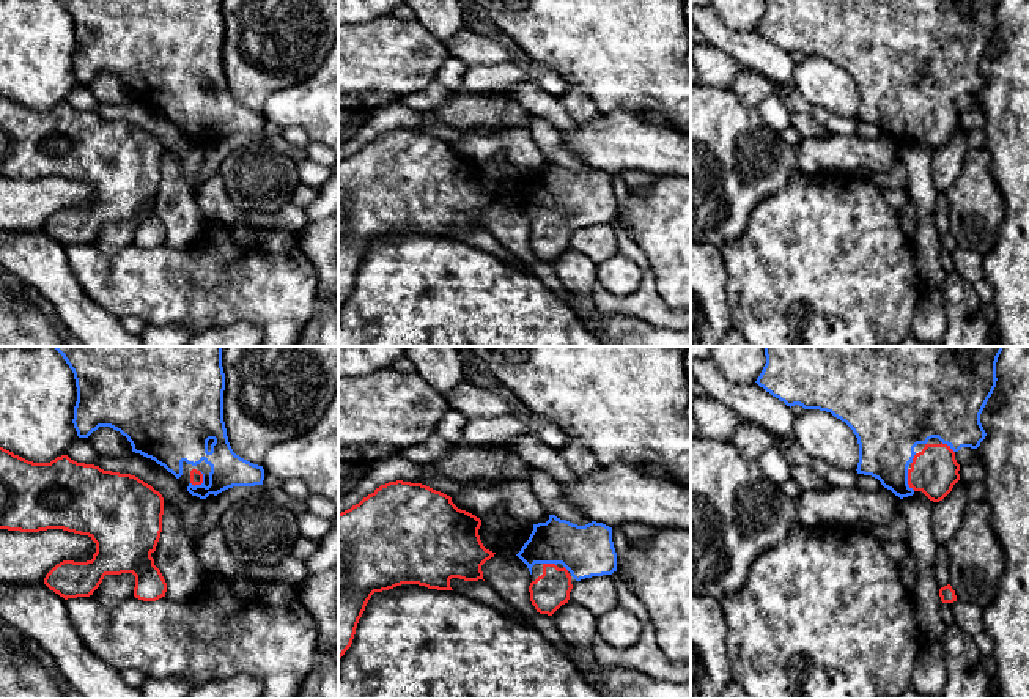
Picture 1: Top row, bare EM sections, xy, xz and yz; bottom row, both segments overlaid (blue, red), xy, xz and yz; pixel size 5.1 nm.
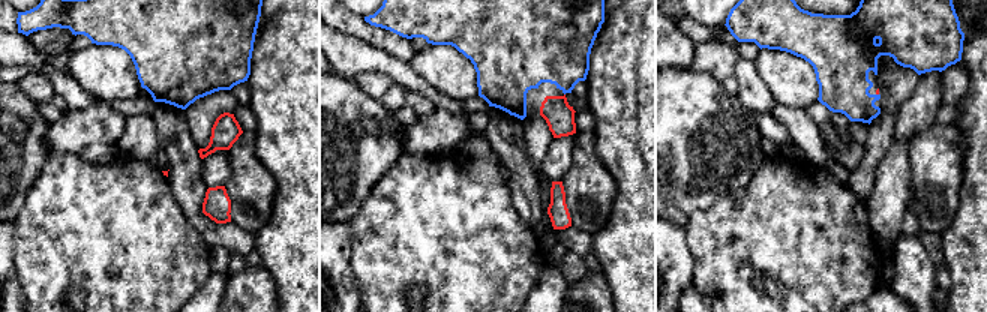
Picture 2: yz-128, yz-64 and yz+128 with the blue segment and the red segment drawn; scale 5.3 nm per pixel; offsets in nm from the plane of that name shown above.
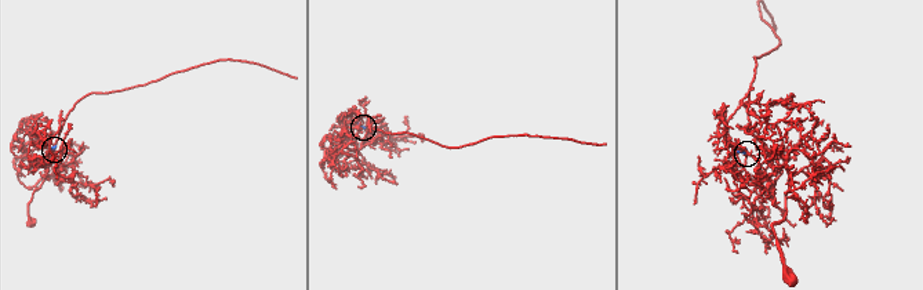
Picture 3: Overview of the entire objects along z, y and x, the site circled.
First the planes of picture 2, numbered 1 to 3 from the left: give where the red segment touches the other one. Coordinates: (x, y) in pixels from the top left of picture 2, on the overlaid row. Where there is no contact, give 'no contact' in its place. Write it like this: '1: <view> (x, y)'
1: no contact
2: no contact
3: no contact

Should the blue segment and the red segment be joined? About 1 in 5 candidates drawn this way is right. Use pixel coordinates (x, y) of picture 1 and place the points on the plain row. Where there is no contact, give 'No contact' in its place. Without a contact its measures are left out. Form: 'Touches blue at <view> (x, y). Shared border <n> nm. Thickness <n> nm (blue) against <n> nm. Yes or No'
Touches blue at xy (203, 128). Shared border 90 nm. Thickness 260 nm (blue) against 60 nm. Yes

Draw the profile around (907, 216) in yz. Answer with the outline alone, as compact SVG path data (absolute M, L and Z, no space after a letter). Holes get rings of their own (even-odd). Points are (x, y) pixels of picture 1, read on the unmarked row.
M909 200L902 209L897 211L902 231L909 241L914 241L917 231L917 213L913 200Z

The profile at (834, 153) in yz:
M881 134L876 139L804 137L793 146L798 172L818 175L832 172L854 172L867 168L870 173L891 173L902 146Z

